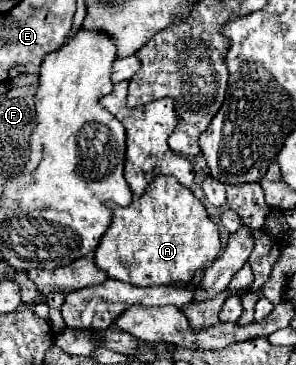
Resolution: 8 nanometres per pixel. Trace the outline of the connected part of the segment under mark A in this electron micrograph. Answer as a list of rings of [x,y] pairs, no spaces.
[[[156,175],[142,197],[136,197],[128,207],[120,207],[116,203],[106,203],[112,209],[112,223],[104,233],[98,249],[96,249],[96,265],[108,273],[110,279],[126,281],[138,287],[148,285],[170,285],[176,281],[192,281],[194,273],[210,265],[220,253],[220,237],[218,225],[208,217],[208,211],[192,195],[192,191],[180,185],[174,177]]]

